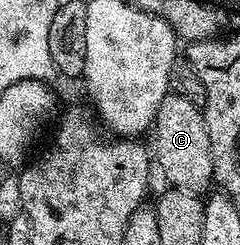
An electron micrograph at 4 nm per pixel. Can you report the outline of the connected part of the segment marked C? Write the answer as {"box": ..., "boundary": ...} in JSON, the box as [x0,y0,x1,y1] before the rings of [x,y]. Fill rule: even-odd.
{"box":[153,91,215,194],"boundary":[[[170,91],[165,95],[165,99],[161,99],[161,107],[157,107],[157,115],[153,122],[153,134],[155,133],[153,153],[157,158],[158,168],[160,165],[164,175],[167,176],[166,184],[170,188],[198,194],[212,188],[215,176],[213,155],[203,115],[204,110],[189,99],[185,99],[185,95],[177,95]]]}

